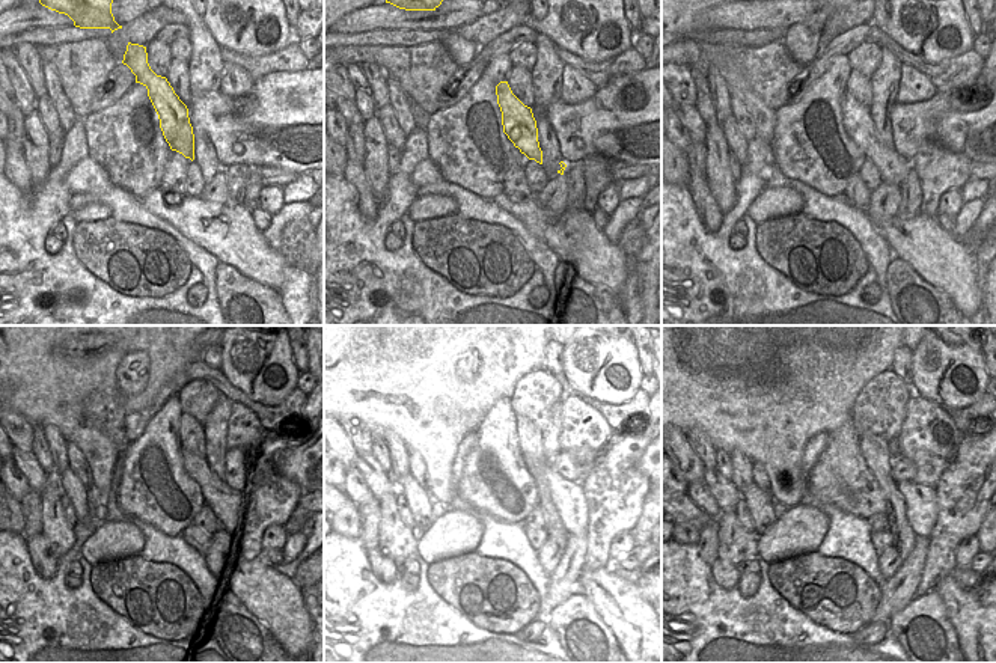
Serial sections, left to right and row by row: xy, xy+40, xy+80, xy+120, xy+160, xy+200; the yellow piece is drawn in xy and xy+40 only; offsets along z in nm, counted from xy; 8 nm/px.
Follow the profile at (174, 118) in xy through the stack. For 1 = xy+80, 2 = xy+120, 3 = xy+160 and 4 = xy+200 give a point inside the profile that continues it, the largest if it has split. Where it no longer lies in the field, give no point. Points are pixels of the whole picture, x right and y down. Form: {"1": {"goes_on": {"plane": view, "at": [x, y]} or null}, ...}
{"1": {"goes_on": {"plane": "xy+80", "at": [858, 122]}}, "2": {"goes_on": {"plane": "xy+120", "at": [226, 504]}}, "3": {"goes_on": {"plane": "xy+160", "at": [568, 498]}}, "4": {"goes_on": {"plane": "xy+200", "at": [921, 501]}}}

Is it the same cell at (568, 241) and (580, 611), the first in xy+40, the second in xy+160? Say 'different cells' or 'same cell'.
different cells

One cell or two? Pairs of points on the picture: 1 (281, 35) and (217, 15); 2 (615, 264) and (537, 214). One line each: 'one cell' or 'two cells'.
1: one cell
2: one cell

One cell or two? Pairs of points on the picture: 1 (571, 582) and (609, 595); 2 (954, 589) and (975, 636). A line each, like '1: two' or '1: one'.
1: two
2: one

